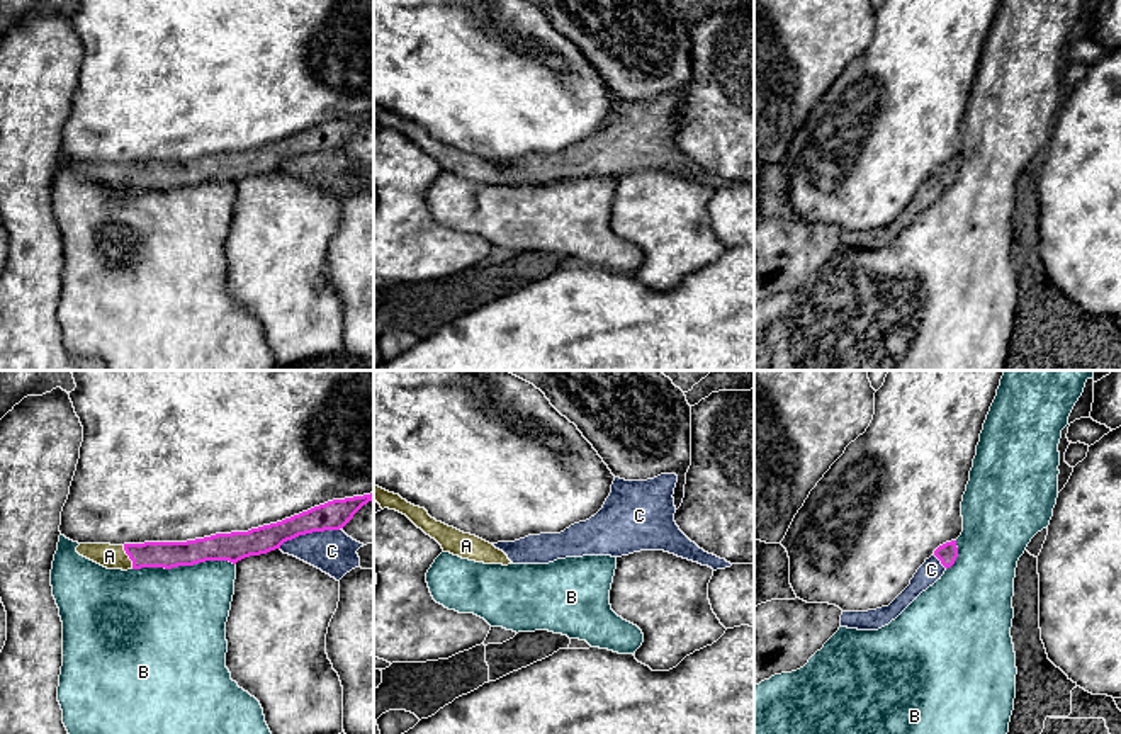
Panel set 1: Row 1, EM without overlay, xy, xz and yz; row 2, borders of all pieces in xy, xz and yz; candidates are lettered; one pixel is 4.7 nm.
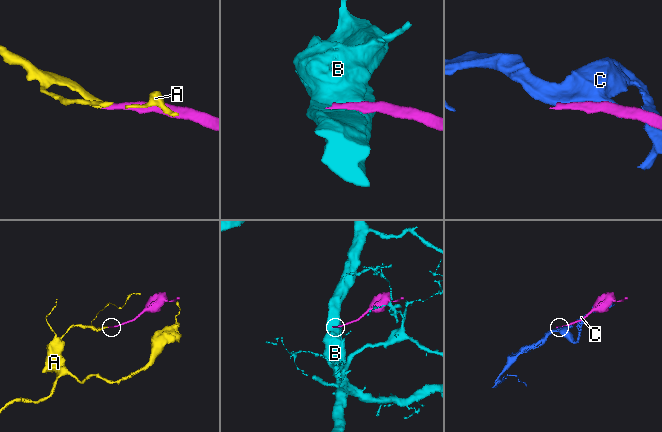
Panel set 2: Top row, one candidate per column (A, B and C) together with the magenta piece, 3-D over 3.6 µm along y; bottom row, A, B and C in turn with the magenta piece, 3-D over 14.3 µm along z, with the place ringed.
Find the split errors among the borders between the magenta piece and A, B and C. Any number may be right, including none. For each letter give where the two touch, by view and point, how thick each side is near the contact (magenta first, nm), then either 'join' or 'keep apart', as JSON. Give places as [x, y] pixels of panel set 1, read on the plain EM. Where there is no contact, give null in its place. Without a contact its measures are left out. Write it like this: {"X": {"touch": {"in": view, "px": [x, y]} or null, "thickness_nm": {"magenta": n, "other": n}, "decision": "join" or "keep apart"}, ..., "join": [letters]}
{"A": {"touch": {"in": "xy", "px": [129, 177]}, "thickness_nm": {"magenta": 130, "other": 110}, "decision": "join"}, "B": {"touch": {"in": "xy", "px": [184, 184]}, "thickness_nm": {"magenta": 140, "other": 460}, "decision": "keep apart"}, "C": {"touch": {"in": "xy", "px": [309, 152]}, "thickness_nm": {"magenta": 140, "other": 200}, "decision": "keep apart"}, "join": ["A"]}

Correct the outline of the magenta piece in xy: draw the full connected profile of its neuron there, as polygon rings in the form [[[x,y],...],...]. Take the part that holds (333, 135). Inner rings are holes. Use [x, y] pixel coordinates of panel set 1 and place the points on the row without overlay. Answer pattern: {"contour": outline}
{"contour": [[[374,112],[345,119],[333,119],[277,143],[248,151],[216,153],[187,161],[144,163],[80,163],[76,172],[107,189],[178,187],[206,180],[238,180],[280,168],[299,155],[340,150],[369,121]]]}

